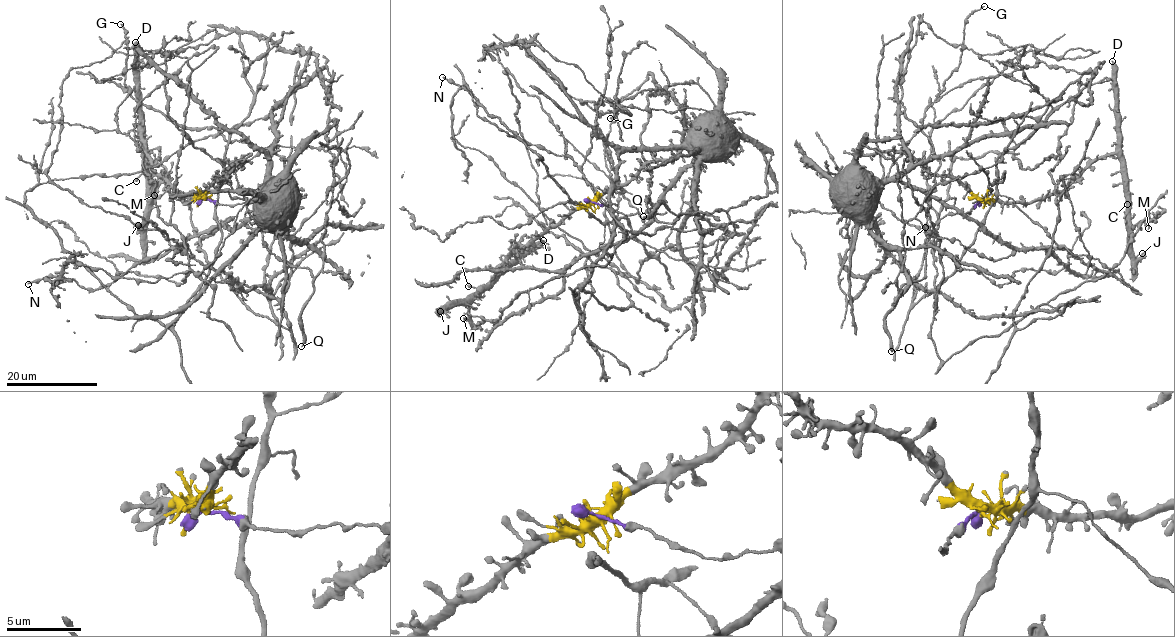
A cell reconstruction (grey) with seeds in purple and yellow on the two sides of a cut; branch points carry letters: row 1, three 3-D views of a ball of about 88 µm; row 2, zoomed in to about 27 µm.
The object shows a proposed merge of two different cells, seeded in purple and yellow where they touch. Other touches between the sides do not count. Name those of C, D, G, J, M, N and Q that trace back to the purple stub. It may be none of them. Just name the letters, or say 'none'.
G, N, Q

